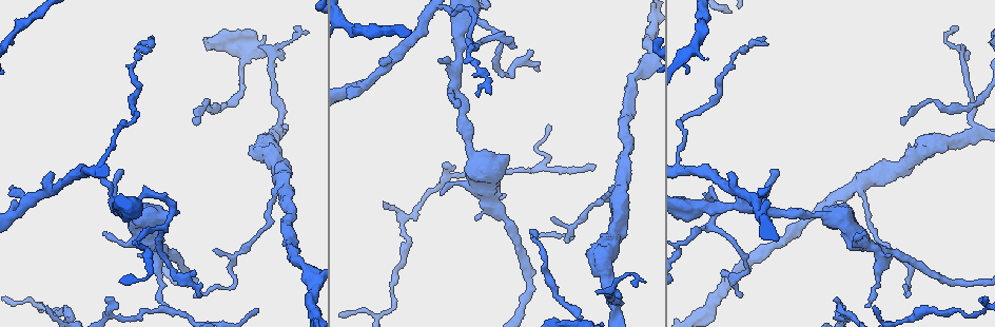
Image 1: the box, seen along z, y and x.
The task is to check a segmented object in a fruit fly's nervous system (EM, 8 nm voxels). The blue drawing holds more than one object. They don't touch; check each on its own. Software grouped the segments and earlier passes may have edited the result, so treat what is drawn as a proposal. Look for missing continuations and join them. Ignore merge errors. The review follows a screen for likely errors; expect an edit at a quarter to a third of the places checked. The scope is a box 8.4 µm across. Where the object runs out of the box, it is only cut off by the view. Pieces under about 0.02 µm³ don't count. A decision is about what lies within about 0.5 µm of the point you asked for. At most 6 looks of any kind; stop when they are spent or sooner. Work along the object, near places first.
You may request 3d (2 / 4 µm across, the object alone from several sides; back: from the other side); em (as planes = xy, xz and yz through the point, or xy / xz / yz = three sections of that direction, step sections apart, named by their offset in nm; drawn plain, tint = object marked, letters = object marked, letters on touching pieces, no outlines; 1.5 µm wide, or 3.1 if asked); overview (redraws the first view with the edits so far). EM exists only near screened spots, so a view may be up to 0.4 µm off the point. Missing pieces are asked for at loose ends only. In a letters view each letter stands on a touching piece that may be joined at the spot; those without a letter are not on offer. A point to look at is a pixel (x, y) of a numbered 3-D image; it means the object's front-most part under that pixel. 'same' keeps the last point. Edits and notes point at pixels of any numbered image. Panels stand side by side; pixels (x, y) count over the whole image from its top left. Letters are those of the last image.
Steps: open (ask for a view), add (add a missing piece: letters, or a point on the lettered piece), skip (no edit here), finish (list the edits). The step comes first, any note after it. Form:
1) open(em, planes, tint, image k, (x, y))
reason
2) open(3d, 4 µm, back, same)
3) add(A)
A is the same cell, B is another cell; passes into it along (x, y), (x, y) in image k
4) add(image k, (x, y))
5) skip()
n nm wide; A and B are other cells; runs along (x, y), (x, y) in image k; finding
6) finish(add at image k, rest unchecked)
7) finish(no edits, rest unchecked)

open(em, xz, step 4, tint, image 1, (384, 203))
free end

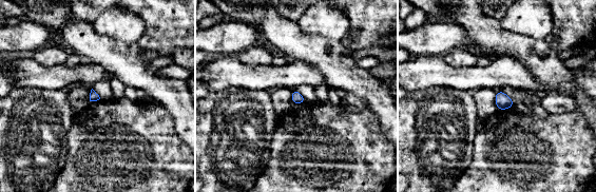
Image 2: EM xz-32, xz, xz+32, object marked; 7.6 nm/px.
open(em, xy, step 8, letters, same)
cut it another way

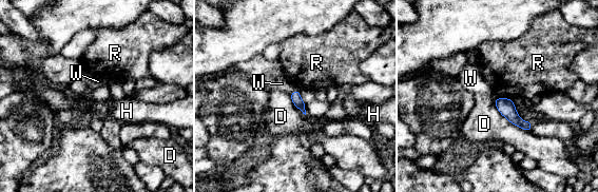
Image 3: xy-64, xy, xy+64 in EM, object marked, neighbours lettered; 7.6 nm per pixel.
skip()
D, H, R and W are other cells; border along (494, 98), (501, 114), (529, 132) in image 3; no lettered piece goes on from it

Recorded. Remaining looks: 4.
open(3d, 4 µm, image 1, (476, 221))
branch stops here

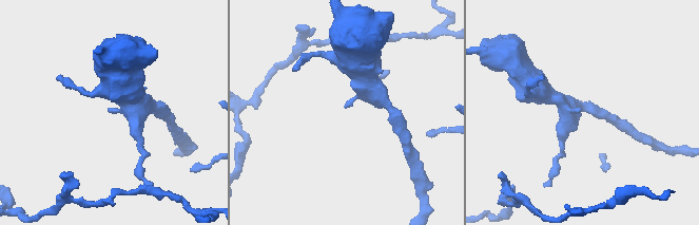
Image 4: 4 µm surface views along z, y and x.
open(em, yz, step 8, letters, image 4, (580, 110))

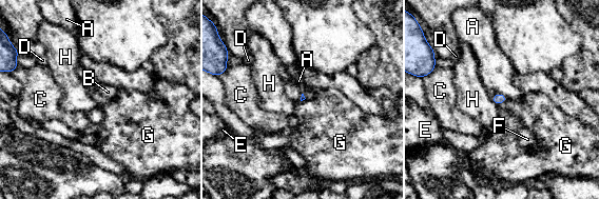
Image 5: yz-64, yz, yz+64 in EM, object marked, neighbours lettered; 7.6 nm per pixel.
open(em, planes, letters, same)
another direction

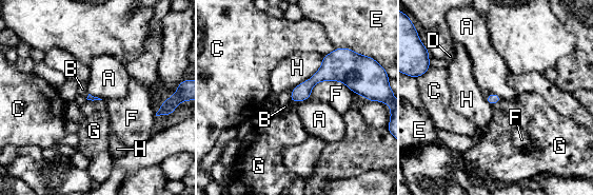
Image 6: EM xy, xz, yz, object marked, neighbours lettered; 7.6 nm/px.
skip()
F touches over 360 nm; A, B, C, D, E, F, G and H are other cells; border along (289, 100), (300, 101) in image 6; none of them fits

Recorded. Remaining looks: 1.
finish(no edits, rest unchecked)

